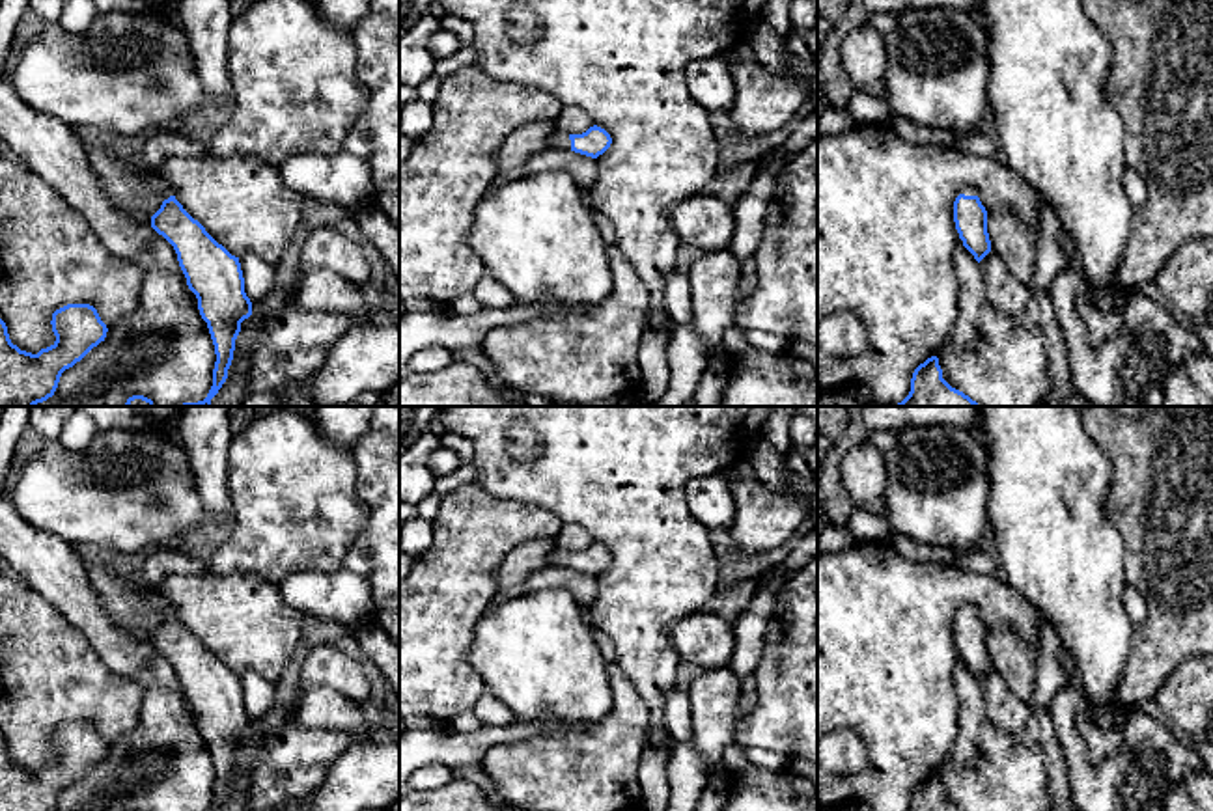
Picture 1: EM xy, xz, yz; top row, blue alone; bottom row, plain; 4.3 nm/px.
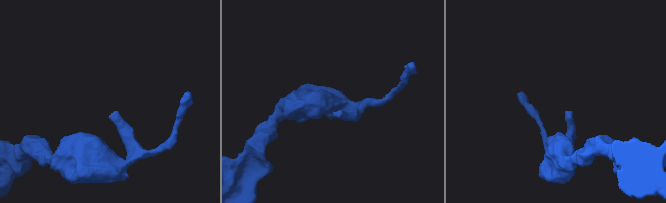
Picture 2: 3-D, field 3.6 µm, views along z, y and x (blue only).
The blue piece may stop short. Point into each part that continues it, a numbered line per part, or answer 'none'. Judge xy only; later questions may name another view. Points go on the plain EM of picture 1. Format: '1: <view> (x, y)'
1: xy (146, 593)

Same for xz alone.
1: xz (560, 556)

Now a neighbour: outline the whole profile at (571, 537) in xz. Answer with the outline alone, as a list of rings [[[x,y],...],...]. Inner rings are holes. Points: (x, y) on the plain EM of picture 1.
[[[564,524],[554,543],[567,552],[582,552],[593,544],[593,537],[580,526]]]

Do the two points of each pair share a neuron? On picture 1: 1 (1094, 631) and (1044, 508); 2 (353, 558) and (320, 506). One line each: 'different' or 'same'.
1: same
2: different

